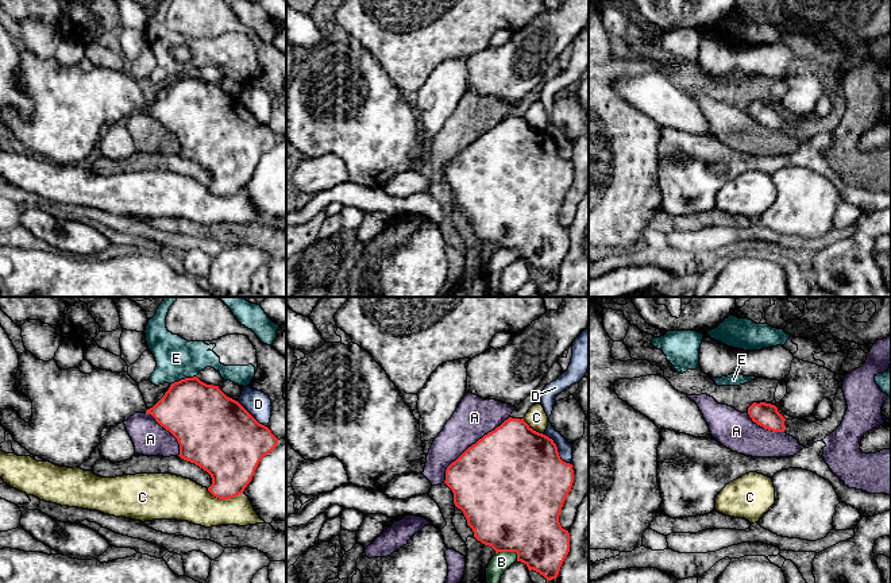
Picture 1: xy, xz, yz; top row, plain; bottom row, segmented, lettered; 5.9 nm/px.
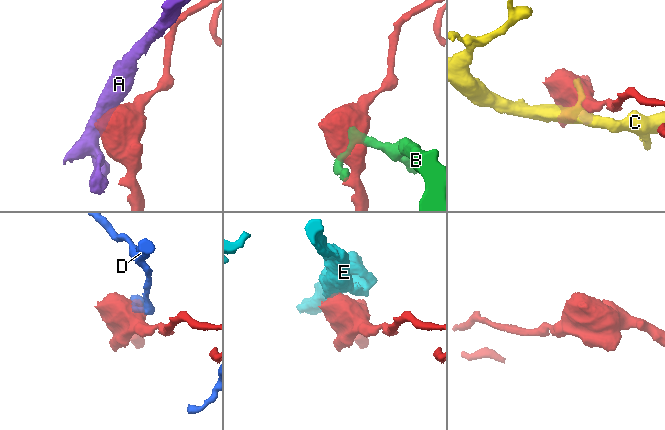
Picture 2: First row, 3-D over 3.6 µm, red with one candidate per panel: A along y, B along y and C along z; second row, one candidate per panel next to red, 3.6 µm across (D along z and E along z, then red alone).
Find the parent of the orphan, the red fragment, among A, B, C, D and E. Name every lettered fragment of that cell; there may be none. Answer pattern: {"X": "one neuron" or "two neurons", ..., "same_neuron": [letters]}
{"A": "two neurons", "B": "two neurons", "C": "two neurons", "D": "two neurons", "E": "two neurons", "same_neuron": []}

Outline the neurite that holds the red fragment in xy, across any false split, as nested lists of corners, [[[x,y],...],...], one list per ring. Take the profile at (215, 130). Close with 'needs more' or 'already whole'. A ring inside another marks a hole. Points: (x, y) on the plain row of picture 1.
[[[26,47],[19,53],[16,86],[31,97],[32,117],[26,120],[18,109],[4,107],[0,109],[1,123],[31,152],[59,165],[80,165],[99,143],[104,126],[122,121],[135,111],[146,111],[177,136],[181,157],[211,173],[208,189],[219,197],[230,197],[244,189],[262,155],[278,142],[271,128],[238,99],[197,74],[171,81],[165,93],[148,107],[128,70],[96,66],[84,72],[78,65],[62,67],[54,57],[43,59]]]; needs more

